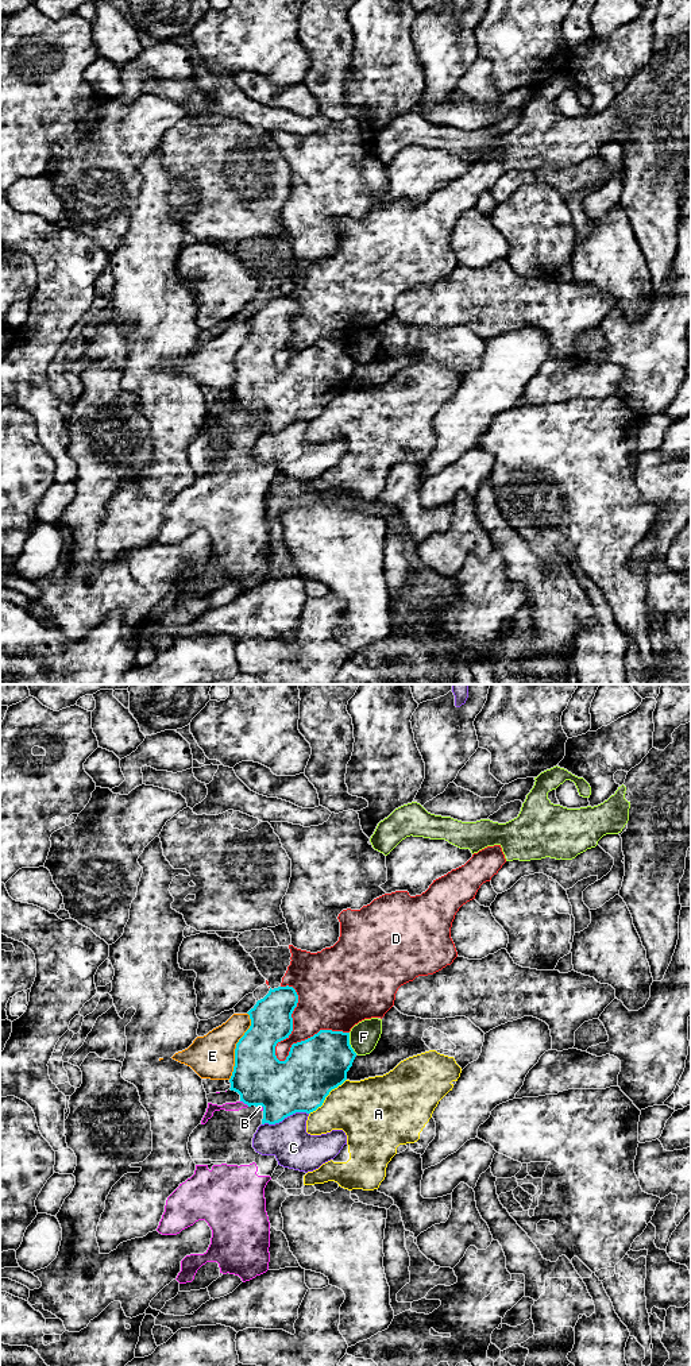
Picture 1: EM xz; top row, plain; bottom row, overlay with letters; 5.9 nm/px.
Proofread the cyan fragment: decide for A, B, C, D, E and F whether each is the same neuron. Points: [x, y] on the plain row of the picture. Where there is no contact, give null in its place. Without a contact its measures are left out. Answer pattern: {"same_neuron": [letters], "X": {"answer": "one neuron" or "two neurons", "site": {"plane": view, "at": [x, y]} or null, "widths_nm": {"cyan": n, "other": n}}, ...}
{"same_neuron": [], "A": {"answer": "two neurons", "site": {"plane": "xz", "at": [327, 404]}, "widths_nm": {"cyan": 340, "other": 360}}, "B": {"answer": "two neurons", "site": {"plane": "xz", "at": [244, 412]}, "widths_nm": {"cyan": 320, "other": 50}}, "C": {"answer": "two neurons", "site": {"plane": "xz", "at": [285, 425]}, "widths_nm": {"cyan": 340, "other": 240}}, "D": {"answer": "two neurons", "site": {"plane": "xz", "at": [274, 363]}, "widths_nm": {"cyan": 340, "other": 140}}, "E": {"answer": "two neurons", "site": {"plane": "xz", "at": [236, 355]}, "widths_nm": {"cyan": 320, "other": 260}}, "F": {"answer": "two neurons", "site": {"plane": "xz", "at": [348, 352]}, "widths_nm": {"cyan": 340, "other": 180}}}

